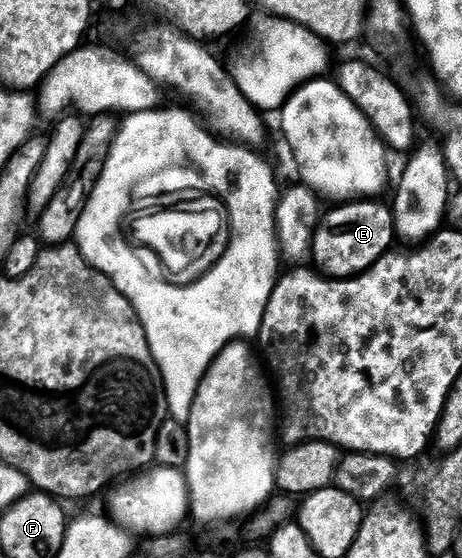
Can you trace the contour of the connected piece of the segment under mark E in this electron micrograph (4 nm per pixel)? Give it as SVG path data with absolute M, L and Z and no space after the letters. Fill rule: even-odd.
M353 200L338 205L341 207L337 210L337 219L326 230L316 231L311 251L318 262L316 265L328 277L351 278L364 274L384 254L390 253L392 246L389 245L395 242L395 214L388 205L377 201L381 200Z

